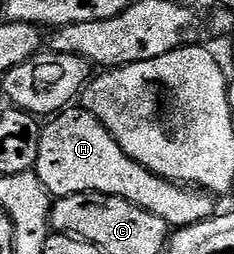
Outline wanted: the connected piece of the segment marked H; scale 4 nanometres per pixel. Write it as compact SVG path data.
M65 109L40 132L36 176L53 197L97 191L114 197L122 197L154 217L162 217L169 228L193 227L217 214L217 196L195 185L173 183L150 169L138 165L114 141L114 137L87 109Z

